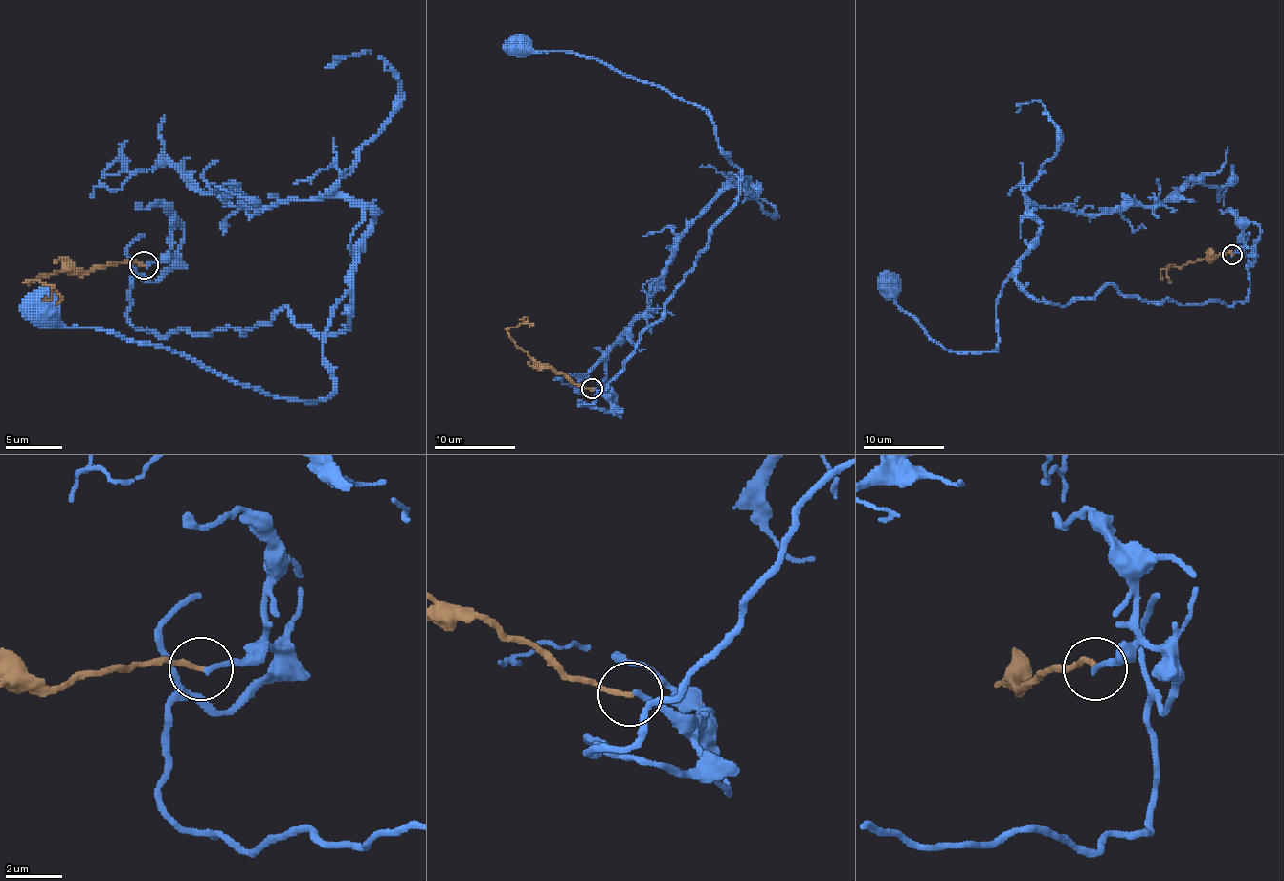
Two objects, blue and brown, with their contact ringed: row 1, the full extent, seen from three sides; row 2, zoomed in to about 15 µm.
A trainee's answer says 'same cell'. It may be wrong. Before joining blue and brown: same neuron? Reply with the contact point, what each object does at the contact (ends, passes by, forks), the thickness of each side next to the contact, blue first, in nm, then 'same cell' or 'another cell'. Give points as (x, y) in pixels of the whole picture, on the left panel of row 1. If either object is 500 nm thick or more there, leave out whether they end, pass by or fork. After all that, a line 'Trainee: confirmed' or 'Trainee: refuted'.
at (144, 264); blue ends there; brown ends there; 170 nm thick on the blue side, 200 nm on the other; another cell
Trainee: refuted

